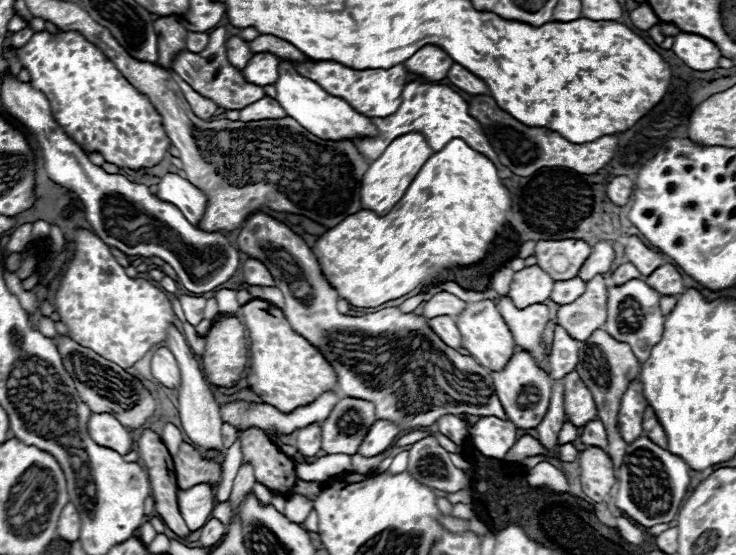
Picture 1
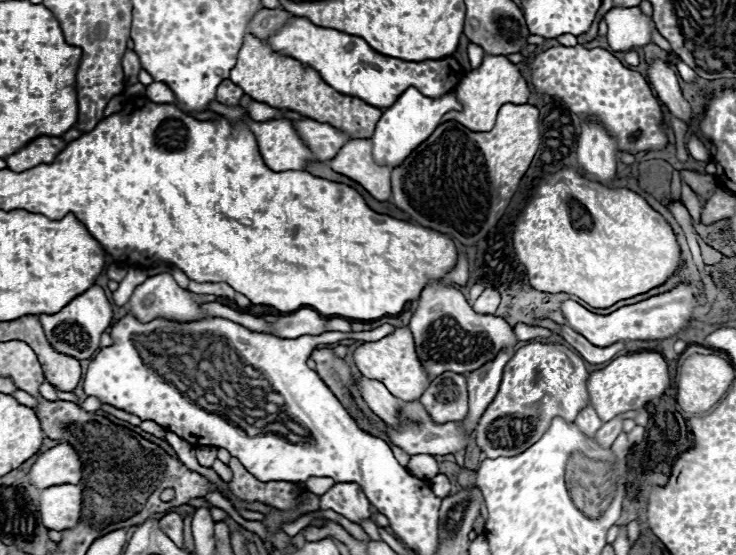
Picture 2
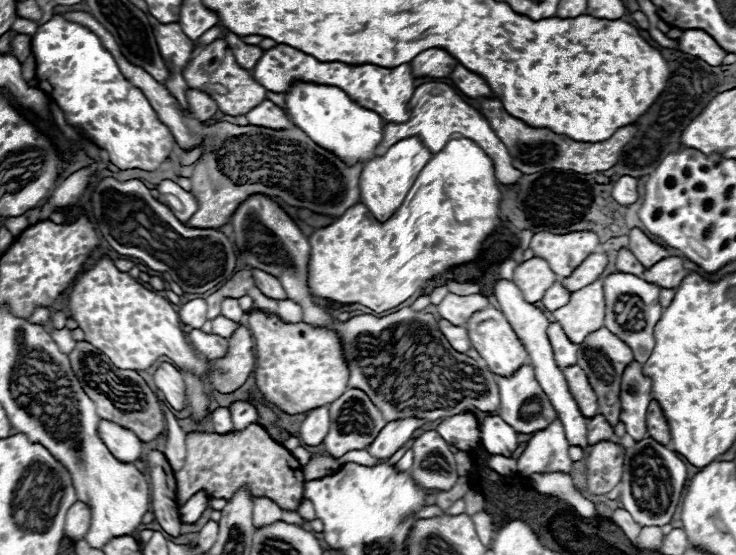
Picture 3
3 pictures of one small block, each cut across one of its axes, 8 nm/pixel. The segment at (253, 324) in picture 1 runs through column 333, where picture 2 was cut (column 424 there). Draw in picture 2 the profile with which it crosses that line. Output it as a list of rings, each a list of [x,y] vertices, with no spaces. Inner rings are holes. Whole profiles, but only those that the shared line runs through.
[[[400,326],[396,328],[392,334],[384,336],[378,342],[364,342],[360,348],[356,348],[354,352],[354,362],[358,366],[358,370],[372,380],[384,382],[384,386],[398,398],[404,402],[414,402],[420,398],[420,394],[426,390],[430,378],[424,370],[424,366],[418,360],[416,354],[416,346],[414,346],[414,338],[408,326]]]

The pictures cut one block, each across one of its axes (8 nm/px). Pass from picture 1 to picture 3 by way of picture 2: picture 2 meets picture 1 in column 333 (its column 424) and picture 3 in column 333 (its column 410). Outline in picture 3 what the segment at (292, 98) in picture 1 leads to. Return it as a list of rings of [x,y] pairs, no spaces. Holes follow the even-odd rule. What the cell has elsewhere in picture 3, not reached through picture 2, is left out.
[[[298,80],[284,92],[284,104],[286,112],[292,116],[292,122],[302,132],[306,132],[314,142],[318,142],[318,146],[340,156],[344,162],[356,164],[376,156],[374,148],[384,136],[384,120],[376,112],[352,102],[348,94],[340,88]]]

